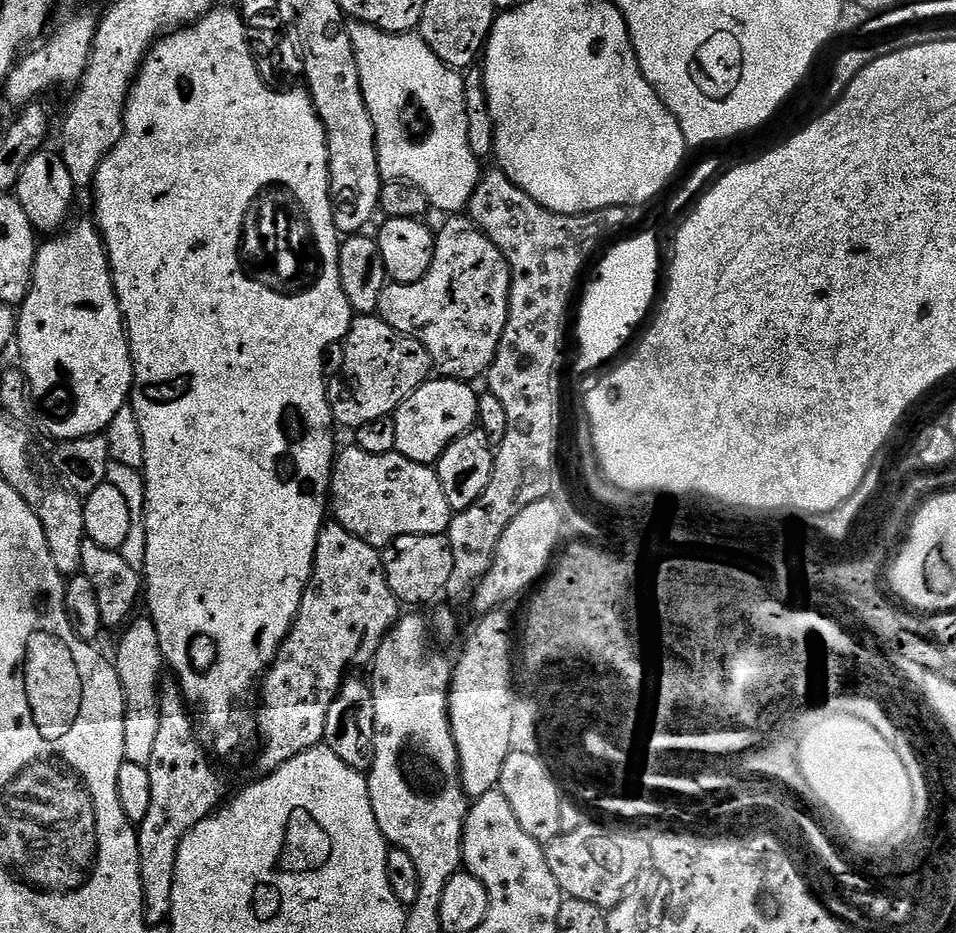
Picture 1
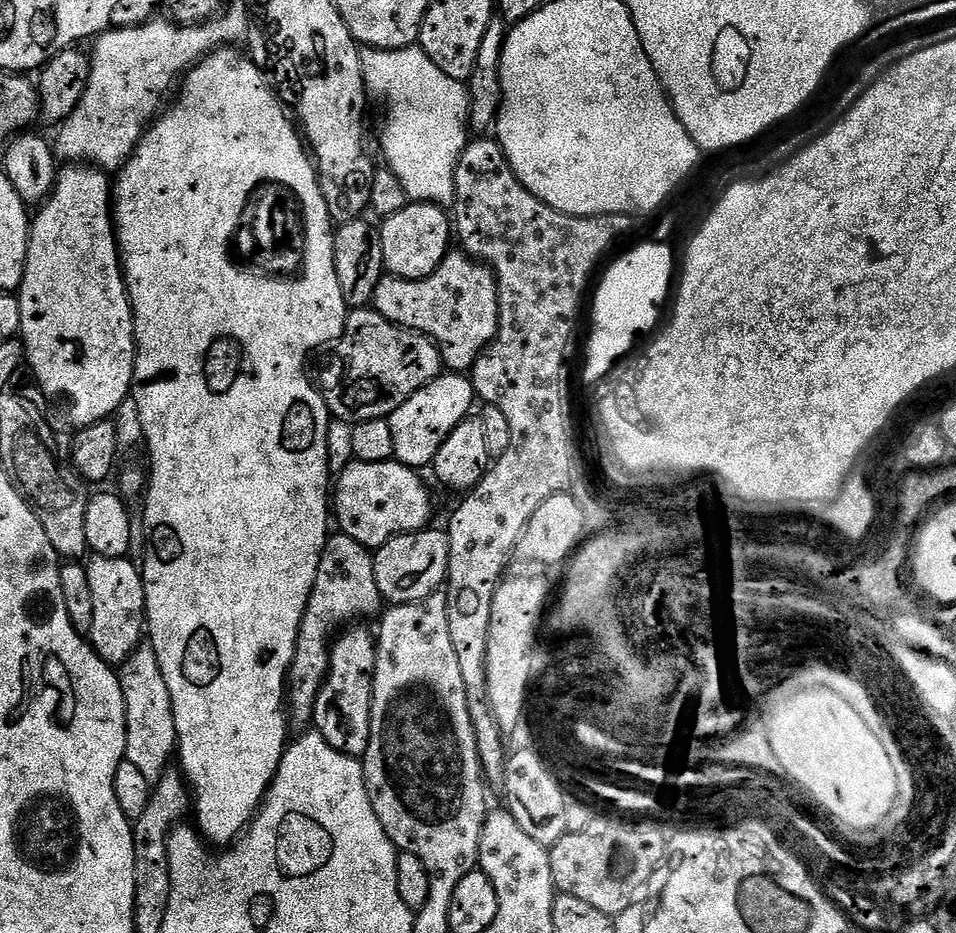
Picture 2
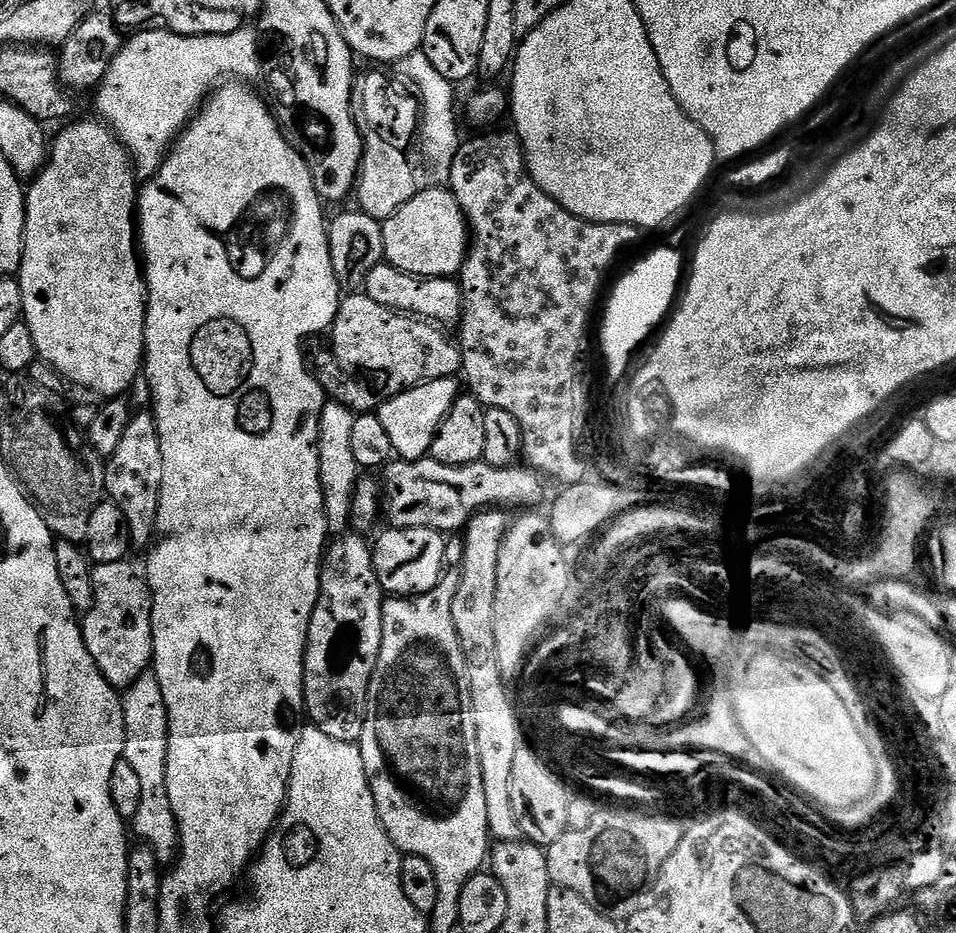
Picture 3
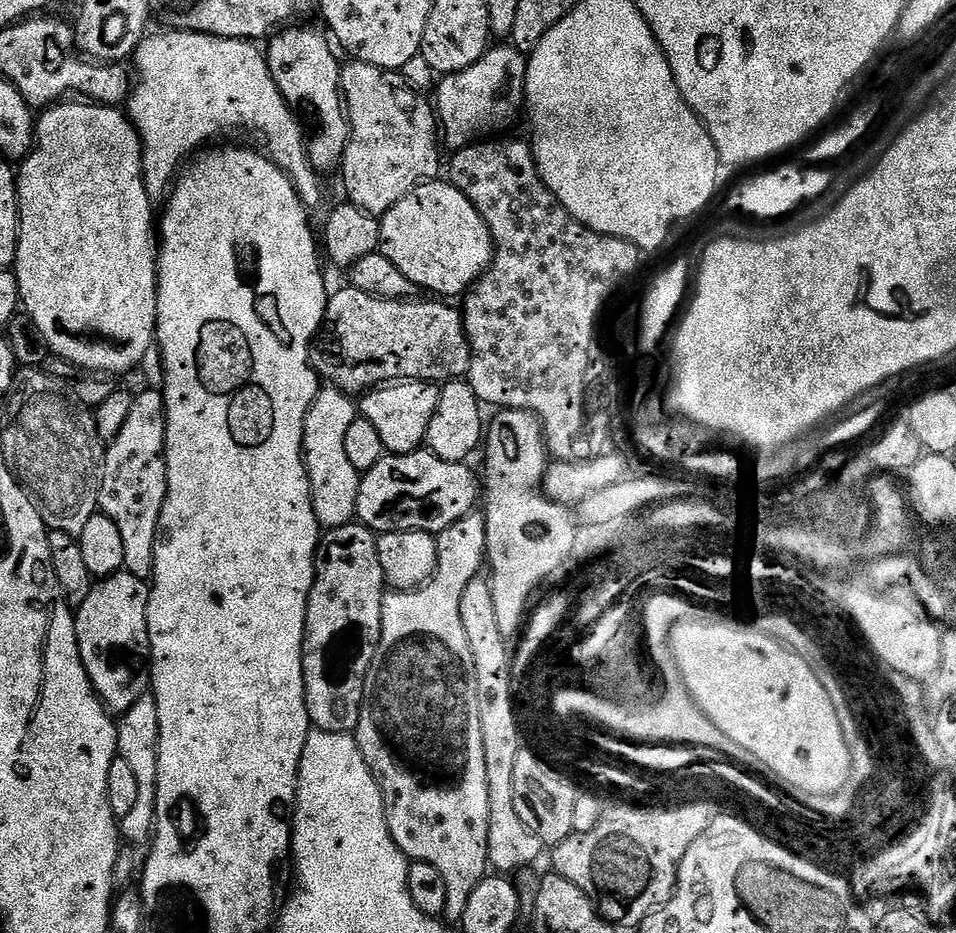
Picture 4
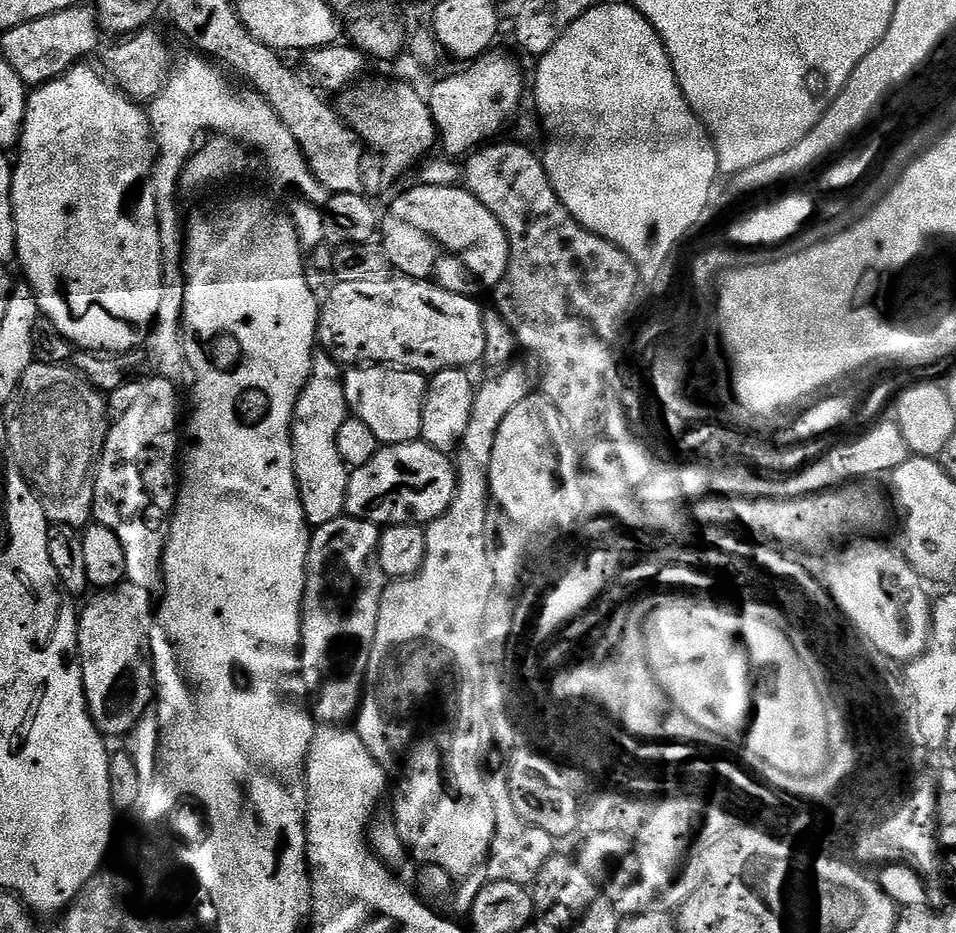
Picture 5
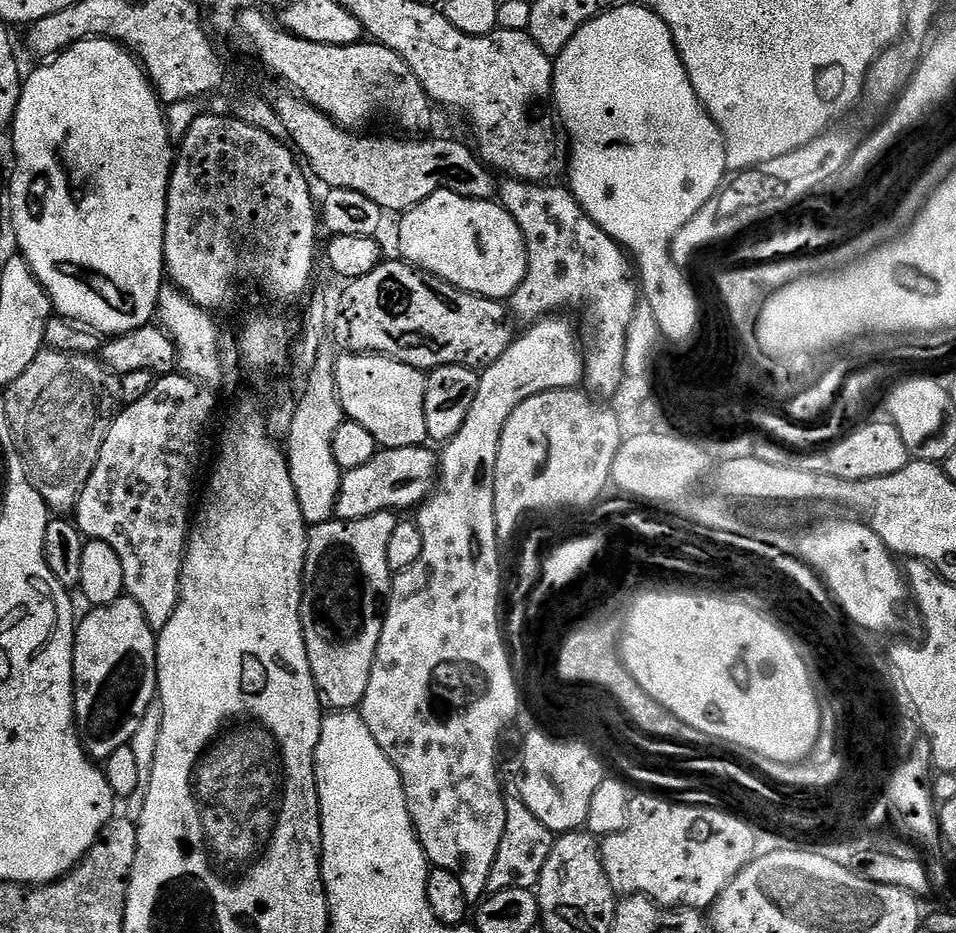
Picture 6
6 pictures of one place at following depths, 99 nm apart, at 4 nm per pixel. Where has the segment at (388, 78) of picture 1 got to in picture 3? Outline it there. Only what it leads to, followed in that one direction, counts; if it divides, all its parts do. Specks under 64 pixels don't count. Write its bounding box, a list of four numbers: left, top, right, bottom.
[398,51,462,178]

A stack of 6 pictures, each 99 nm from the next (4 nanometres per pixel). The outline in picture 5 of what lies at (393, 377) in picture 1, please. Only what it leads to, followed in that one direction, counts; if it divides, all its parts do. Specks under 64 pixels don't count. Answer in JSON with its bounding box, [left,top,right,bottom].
[318,275,486,374]

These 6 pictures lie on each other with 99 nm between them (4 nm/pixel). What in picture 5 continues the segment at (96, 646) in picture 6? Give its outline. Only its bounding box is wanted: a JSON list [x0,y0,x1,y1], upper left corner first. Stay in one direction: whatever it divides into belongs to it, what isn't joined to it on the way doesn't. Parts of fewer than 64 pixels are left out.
[78,585,156,737]

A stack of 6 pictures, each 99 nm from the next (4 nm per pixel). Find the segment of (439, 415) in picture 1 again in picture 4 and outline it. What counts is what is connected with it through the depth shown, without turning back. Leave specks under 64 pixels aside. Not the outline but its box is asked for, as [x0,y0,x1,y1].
[358,380,440,454]

